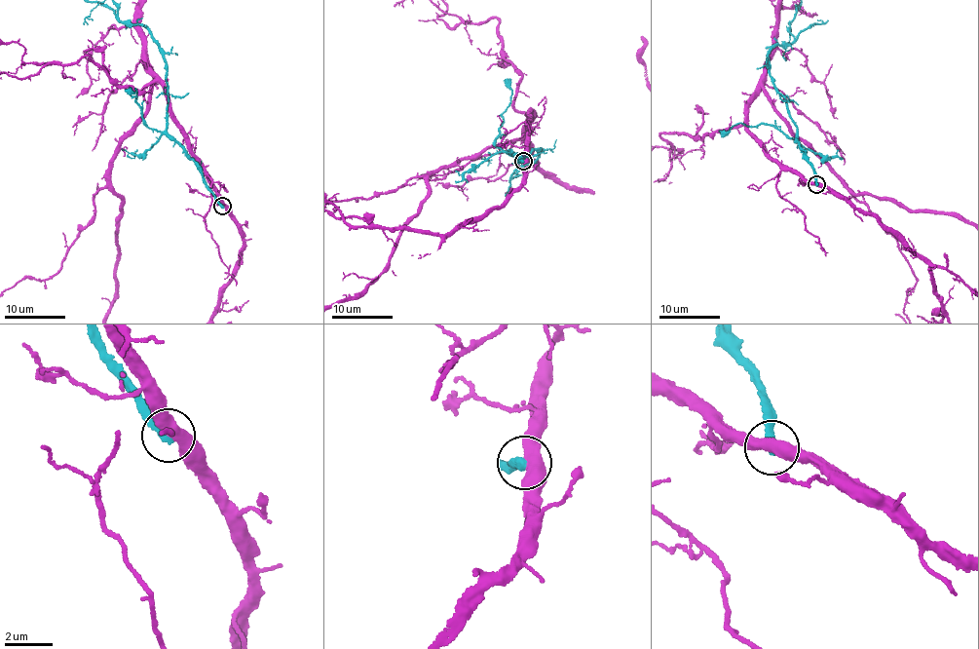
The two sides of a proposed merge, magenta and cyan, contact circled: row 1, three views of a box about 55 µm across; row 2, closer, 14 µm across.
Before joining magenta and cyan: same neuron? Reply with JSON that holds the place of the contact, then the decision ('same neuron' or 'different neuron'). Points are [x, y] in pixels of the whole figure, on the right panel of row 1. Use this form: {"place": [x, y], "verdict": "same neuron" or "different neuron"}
{"place": [816, 184], "verdict": "different neuron"}

